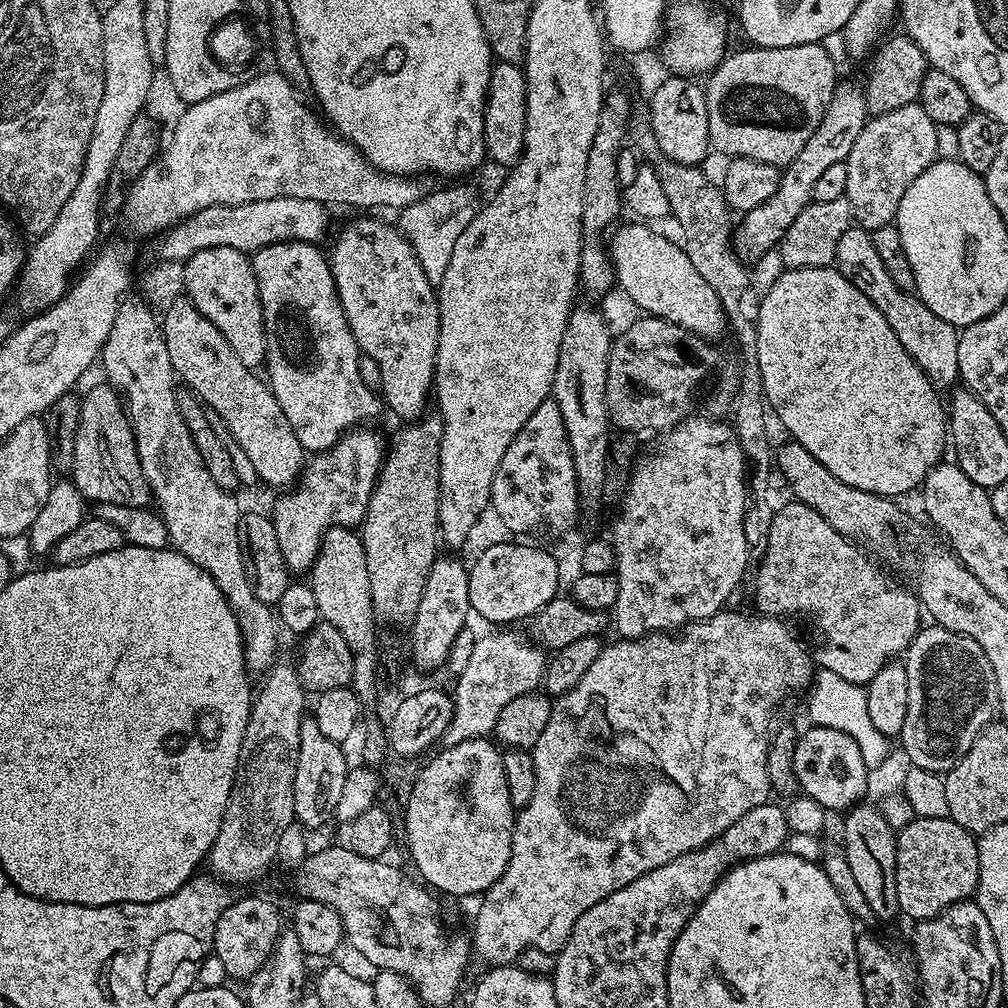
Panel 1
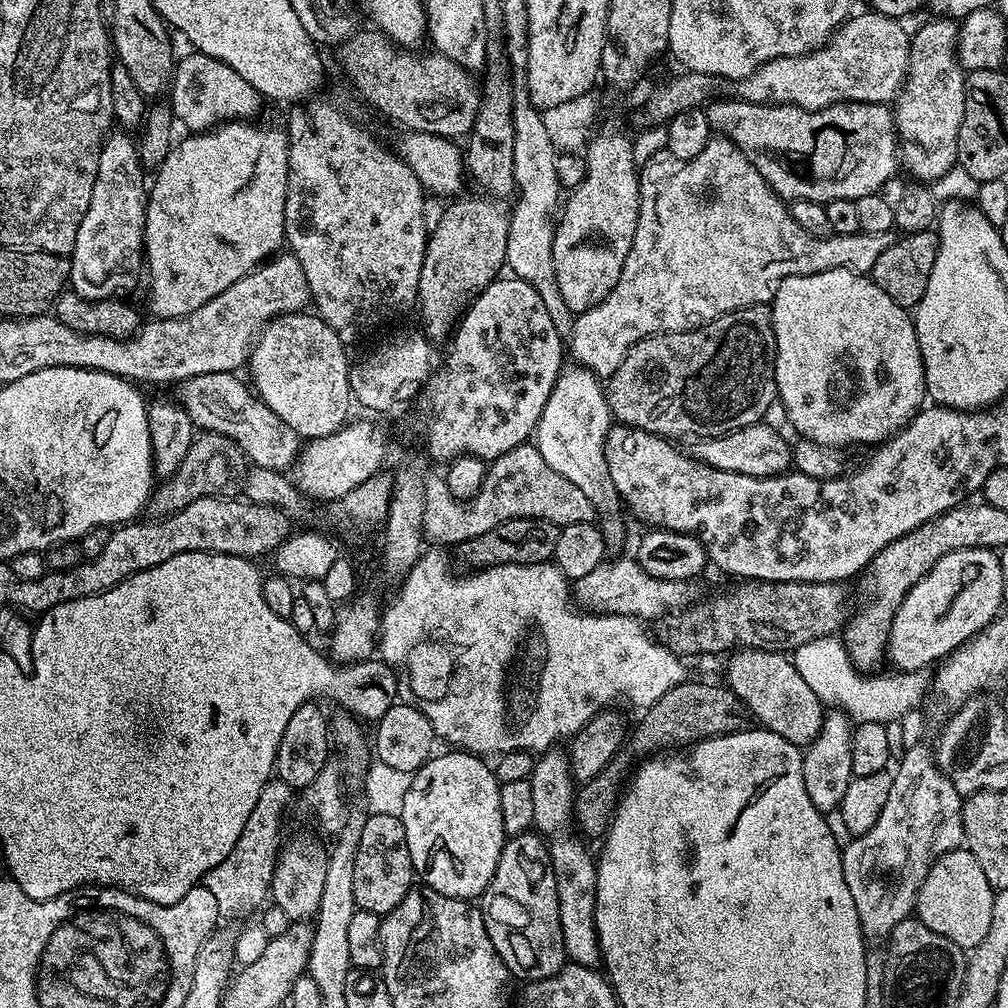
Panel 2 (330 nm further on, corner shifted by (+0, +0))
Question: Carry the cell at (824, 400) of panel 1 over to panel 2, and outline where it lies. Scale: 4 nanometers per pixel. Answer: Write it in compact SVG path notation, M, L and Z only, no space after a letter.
M835 268L822 270L818 274L805 276L791 276L786 278L776 287L776 293L770 305L772 314L772 329L776 339L776 394L779 407L784 407L788 420L800 431L799 435L806 440L813 440L831 448L847 449L847 444L872 444L879 445L896 435L900 429L906 427L916 417L926 400L924 387L924 363L916 337L916 325L909 309L898 306L894 298L886 294L872 280L871 275L863 272L852 272L848 268Z

